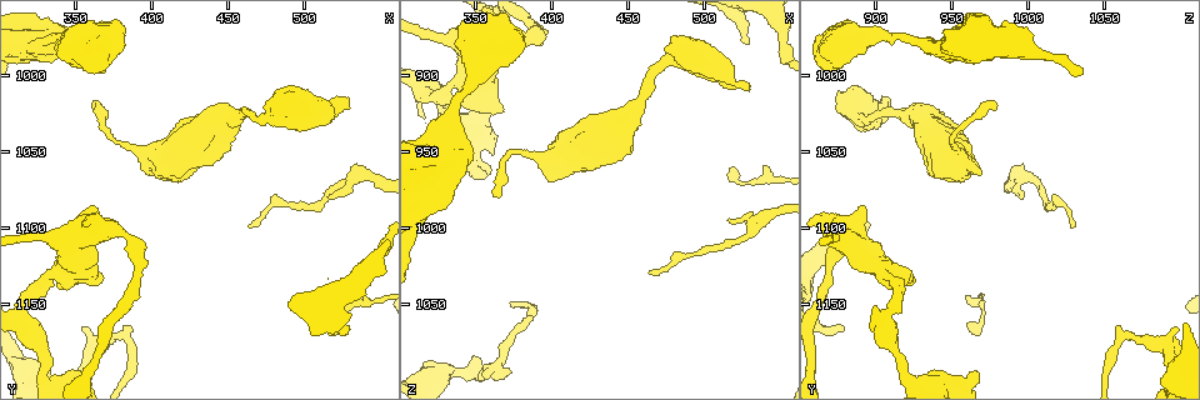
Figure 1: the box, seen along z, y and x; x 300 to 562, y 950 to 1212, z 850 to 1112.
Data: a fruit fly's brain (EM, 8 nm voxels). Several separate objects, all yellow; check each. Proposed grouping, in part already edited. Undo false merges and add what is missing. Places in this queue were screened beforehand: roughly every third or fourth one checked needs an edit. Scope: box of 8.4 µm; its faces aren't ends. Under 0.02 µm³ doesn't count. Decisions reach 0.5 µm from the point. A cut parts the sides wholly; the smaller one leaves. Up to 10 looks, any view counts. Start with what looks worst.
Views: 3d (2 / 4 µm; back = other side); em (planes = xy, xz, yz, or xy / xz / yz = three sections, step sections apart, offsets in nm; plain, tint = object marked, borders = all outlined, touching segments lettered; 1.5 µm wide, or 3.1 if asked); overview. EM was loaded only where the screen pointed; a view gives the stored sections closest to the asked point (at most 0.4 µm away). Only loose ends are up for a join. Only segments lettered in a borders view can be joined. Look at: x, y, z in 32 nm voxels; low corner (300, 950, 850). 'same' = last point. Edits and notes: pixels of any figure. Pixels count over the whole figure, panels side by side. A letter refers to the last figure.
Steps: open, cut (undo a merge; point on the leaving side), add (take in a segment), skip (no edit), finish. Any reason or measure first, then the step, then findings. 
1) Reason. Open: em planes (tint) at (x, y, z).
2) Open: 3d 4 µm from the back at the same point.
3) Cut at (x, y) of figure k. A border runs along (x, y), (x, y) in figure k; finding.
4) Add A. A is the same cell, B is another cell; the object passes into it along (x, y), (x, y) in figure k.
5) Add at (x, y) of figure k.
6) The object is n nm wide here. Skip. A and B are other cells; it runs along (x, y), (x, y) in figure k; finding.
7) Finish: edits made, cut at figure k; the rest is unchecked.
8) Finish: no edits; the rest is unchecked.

Long arm stops here. Open: em planes (borders) at (530, 1020, 908).

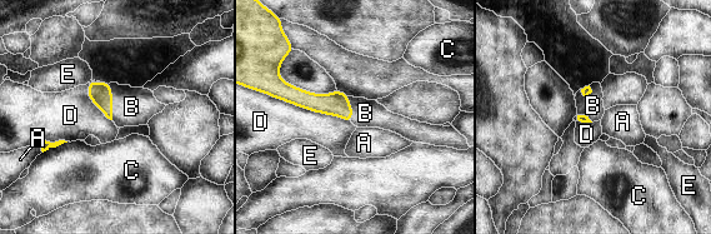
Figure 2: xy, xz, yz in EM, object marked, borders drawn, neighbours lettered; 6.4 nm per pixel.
Add B. B is the same cell, A, C, D and E are other cells; the object passes into it along (100, 93), (111, 101), (131, 106) in figure 2; it goes on there.

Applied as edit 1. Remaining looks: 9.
Redraw. Open: overview.

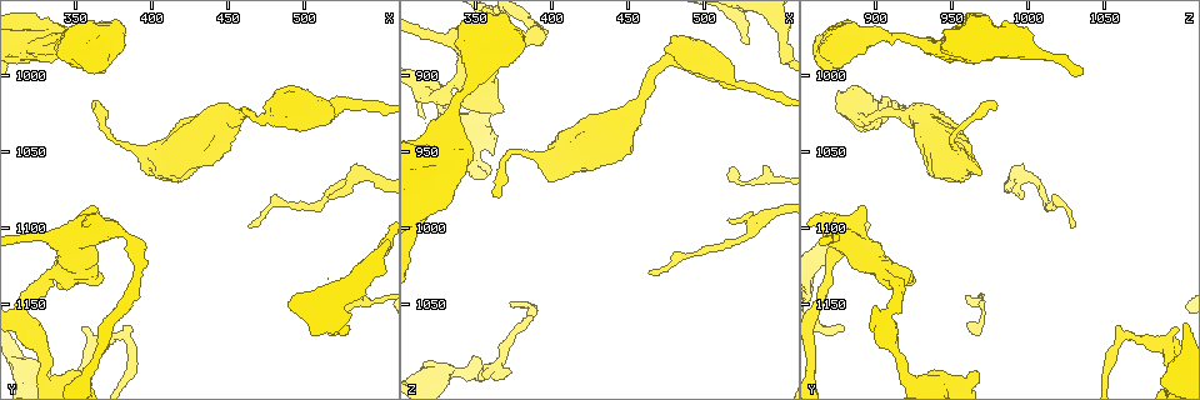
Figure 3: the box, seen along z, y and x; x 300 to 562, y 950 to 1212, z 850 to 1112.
Long arm stops here. Open: 3d 4 µm at (462, 1098, 1028).

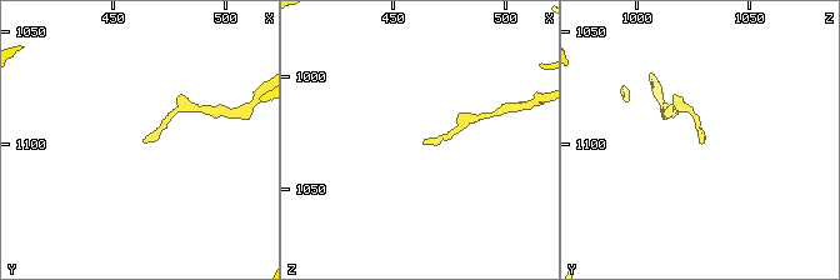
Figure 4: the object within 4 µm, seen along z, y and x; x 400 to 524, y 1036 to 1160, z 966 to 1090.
Shape alone is not enough. Open: em planes (plain) at (464, 1097, 1029).

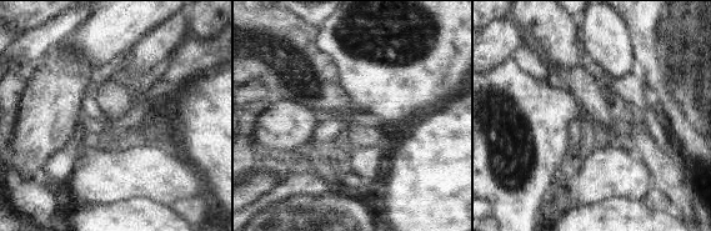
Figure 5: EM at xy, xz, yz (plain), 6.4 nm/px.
Open: em planes (borders) at the same point.

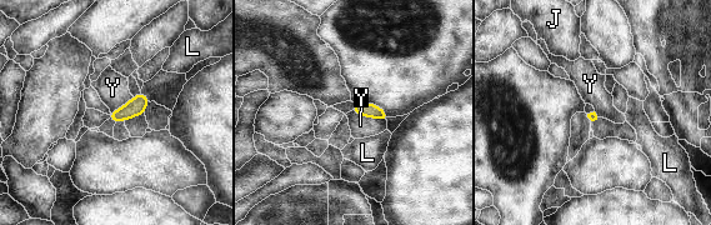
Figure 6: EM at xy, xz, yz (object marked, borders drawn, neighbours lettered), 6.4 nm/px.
Skip. J, L and Y are other cells; a border runs along (351, 110), (386, 121) in figure 6; no lettered segment goes on from it.

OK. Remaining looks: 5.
Abrupt turn. Open: em xz step 8 (tint) at (384, 1174, 1060).

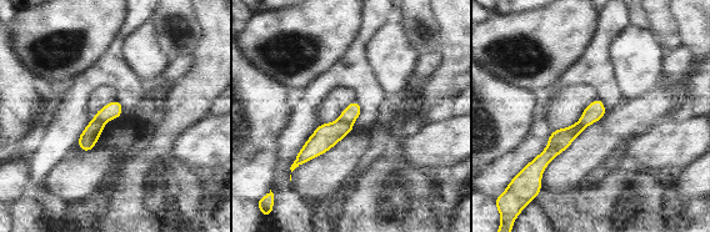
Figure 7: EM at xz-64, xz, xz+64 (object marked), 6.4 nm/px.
Open: em planes (borders) at the same point.

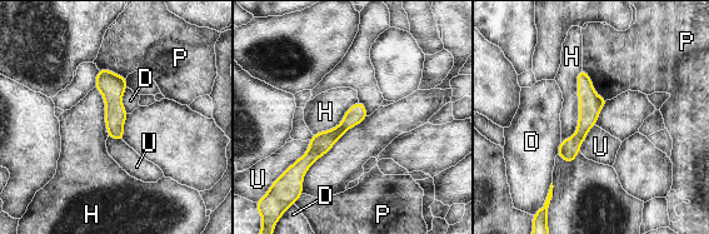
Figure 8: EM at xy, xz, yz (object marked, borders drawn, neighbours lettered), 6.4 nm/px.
Cut at (320, 143) of figure 8. D, H, P and U are other cells; the part that leaves runs along (340, 130), (298, 164) in figure 8; a second neuron is stuck on.

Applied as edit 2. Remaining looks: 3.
Open: overview.

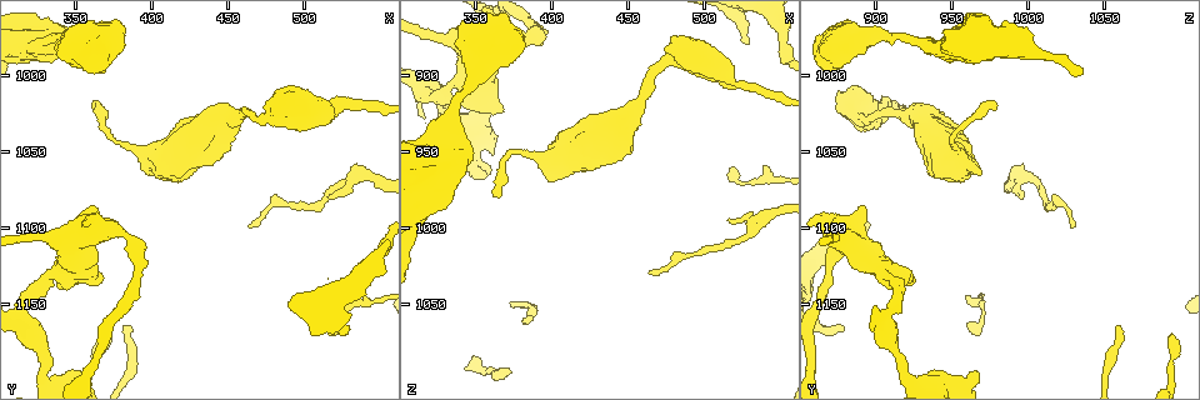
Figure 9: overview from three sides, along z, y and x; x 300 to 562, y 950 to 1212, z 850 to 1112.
Thick turns thin. Open: em yz step 8 (tint) at (340, 974, 912).

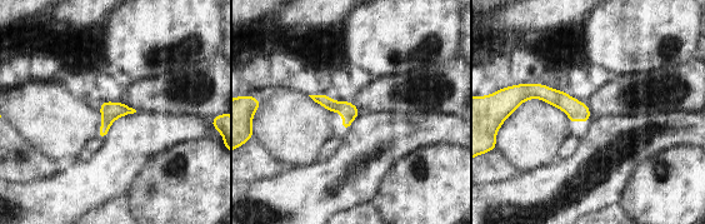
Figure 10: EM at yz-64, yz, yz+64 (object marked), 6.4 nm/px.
Open: em yz step 8 (borders) at the same point.

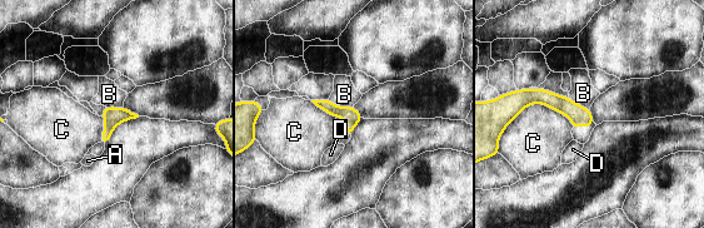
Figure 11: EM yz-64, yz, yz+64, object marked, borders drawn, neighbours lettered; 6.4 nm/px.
Skip. A, B, C and D are other cells; it runs along (524, 102), (548, 98), (589, 120) in figure 11; continuous, no second neuron.

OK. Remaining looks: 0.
Finish: edits made, add at figure 2, cut at figure 8; the rest is unchecked.

